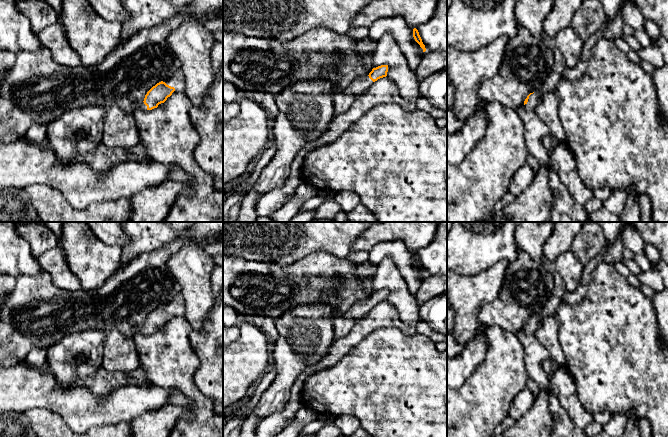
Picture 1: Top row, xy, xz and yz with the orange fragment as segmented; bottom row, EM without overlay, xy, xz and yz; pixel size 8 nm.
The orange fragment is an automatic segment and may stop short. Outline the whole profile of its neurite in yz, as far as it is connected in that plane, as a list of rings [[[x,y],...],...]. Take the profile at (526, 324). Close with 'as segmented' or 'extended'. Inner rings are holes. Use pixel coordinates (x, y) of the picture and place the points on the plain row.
[[[540,316],[530,317],[524,325],[524,332],[527,335],[534,335],[537,329],[538,323],[540,320]]] | extended

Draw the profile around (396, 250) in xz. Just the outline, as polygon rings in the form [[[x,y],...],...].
[[[402,241],[380,242],[374,245],[368,252],[368,261],[377,265],[384,258],[391,258],[398,266],[408,288],[413,296],[416,295],[423,278],[423,273],[413,261],[413,251],[409,250]]]

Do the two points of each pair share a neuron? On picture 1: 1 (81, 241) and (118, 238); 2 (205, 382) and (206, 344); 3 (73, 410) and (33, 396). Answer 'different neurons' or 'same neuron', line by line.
1: different neurons
2: same neuron
3: same neuron

